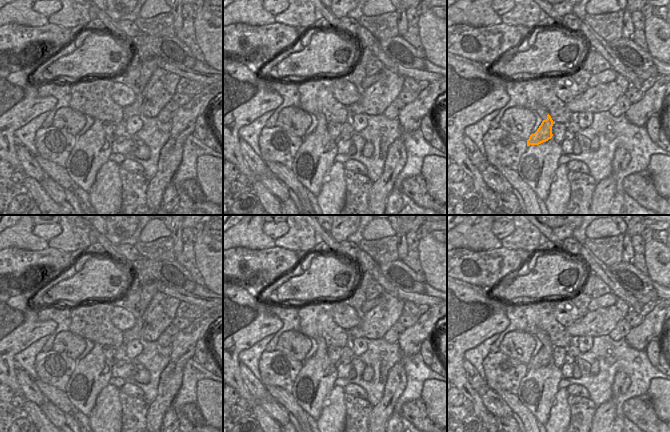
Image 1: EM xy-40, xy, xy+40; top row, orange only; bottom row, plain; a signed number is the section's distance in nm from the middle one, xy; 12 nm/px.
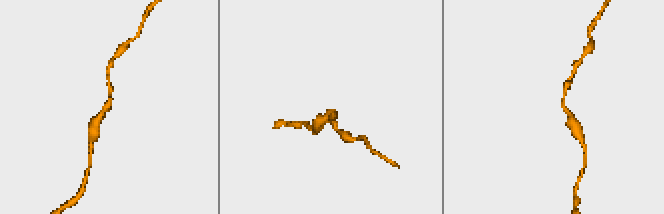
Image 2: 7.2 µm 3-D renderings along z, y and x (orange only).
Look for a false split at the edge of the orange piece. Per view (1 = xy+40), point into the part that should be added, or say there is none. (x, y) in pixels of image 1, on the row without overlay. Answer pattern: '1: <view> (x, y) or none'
1: none

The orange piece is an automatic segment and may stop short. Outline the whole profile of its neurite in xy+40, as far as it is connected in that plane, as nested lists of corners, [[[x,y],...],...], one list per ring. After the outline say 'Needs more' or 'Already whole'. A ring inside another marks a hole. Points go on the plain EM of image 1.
[[[548,338],[547,343],[543,344],[539,352],[534,358],[531,358],[527,364],[527,370],[530,369],[539,369],[543,366],[548,365],[552,362],[552,350],[554,346],[551,340]]]. Already whole.

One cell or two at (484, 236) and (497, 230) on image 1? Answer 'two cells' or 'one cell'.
two cells

